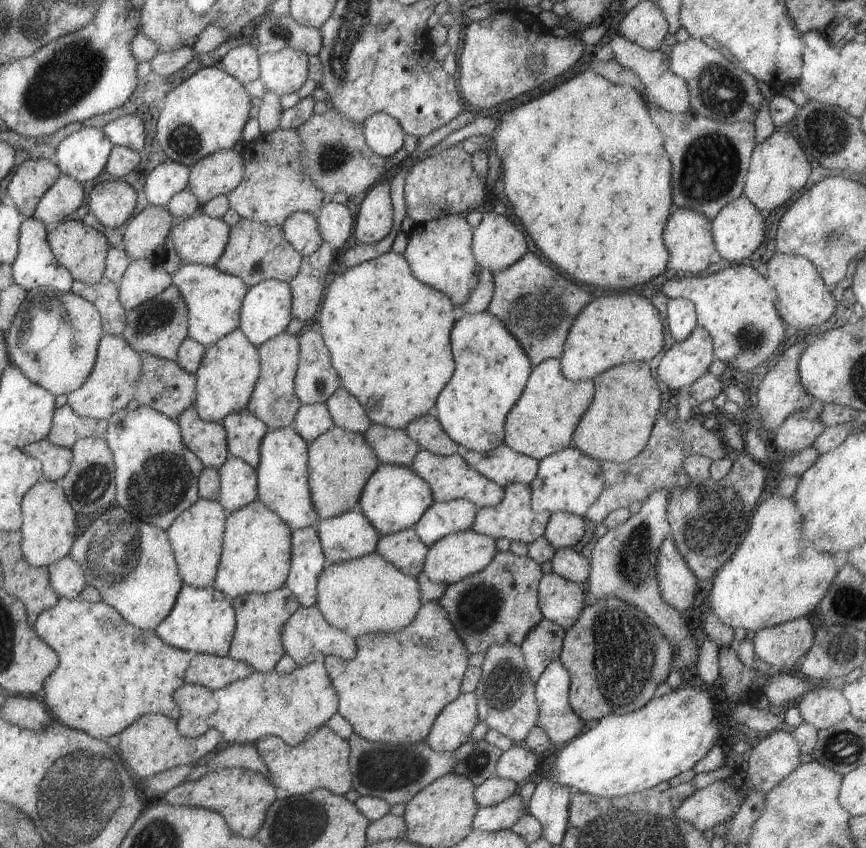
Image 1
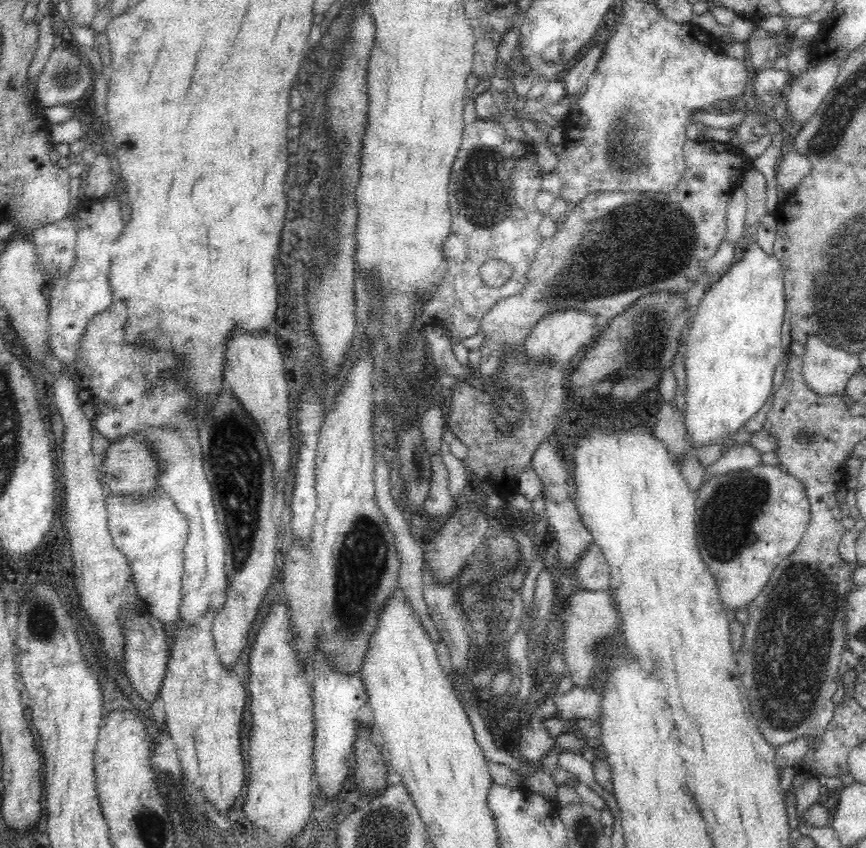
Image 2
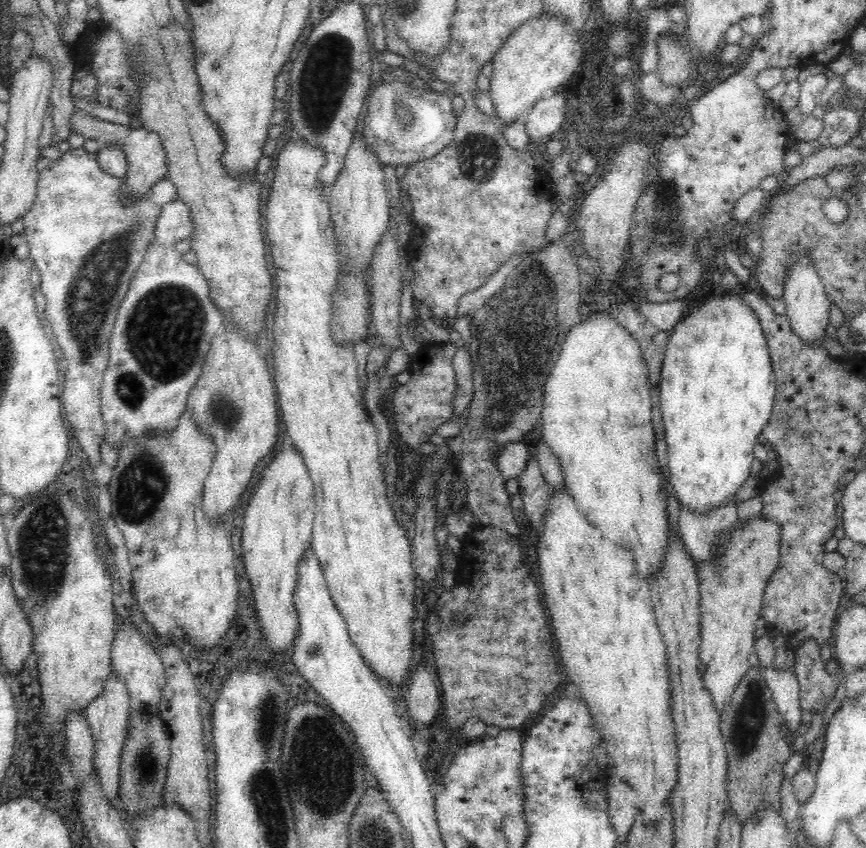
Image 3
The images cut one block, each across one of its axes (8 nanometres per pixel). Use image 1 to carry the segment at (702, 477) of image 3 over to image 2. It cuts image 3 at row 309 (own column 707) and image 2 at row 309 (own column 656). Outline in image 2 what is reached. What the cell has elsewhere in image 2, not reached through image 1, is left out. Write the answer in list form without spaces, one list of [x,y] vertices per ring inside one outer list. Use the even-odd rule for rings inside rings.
[[[757,243],[738,262],[705,292],[698,305],[696,316],[691,318],[684,350],[686,381],[683,416],[691,448],[714,445],[732,438],[745,428],[746,423],[760,410],[772,394],[774,368],[783,352],[780,329],[784,316],[784,271],[775,255],[768,256]]]

